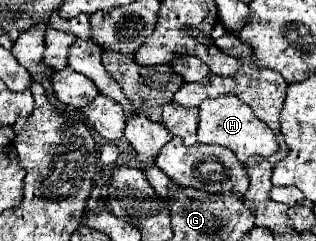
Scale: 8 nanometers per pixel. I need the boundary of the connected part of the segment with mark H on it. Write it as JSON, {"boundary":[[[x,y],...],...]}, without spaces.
{"boundary":[[[222,94],[210,100],[204,100],[200,106],[200,120],[198,120],[198,142],[204,144],[218,144],[226,146],[236,152],[238,160],[242,164],[248,162],[248,158],[270,158],[278,152],[278,142],[272,130],[254,116],[254,112],[234,94]]]}

